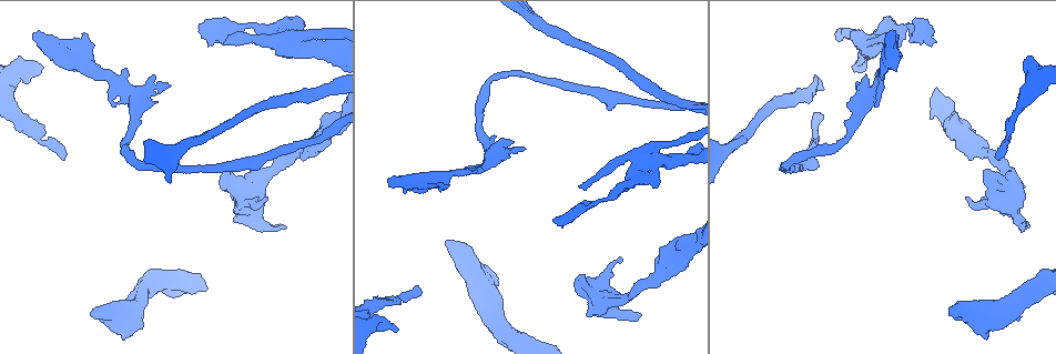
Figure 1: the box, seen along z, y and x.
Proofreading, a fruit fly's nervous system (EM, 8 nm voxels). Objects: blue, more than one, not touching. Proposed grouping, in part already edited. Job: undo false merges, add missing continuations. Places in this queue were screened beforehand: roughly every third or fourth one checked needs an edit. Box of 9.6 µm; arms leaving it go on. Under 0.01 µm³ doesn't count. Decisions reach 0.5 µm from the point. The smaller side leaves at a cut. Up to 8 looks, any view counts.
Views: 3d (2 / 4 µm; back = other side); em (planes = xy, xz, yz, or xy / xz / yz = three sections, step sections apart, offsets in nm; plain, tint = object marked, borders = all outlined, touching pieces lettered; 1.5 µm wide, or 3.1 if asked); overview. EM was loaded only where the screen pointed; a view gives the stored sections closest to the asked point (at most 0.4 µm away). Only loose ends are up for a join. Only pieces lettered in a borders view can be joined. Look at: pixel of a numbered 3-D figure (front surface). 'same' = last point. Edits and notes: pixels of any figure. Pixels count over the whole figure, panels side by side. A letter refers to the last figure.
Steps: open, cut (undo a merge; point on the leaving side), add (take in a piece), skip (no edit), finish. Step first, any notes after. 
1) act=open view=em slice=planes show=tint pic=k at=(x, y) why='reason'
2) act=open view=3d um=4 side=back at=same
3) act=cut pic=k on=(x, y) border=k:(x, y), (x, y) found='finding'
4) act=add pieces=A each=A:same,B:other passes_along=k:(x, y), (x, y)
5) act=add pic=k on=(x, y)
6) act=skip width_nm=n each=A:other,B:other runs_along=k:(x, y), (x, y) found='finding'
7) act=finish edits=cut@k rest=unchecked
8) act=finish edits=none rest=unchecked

act=open view=em slice=planes show=plain pic=1 at=(85, 34) why='free end'

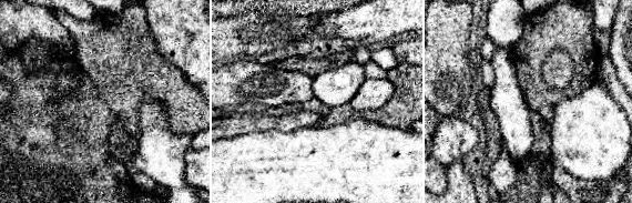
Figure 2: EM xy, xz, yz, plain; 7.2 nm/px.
act=open view=em slice=planes show=borders at=same why='what lies round it'

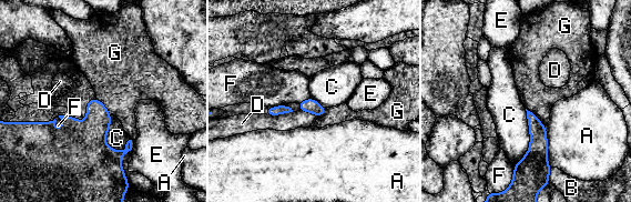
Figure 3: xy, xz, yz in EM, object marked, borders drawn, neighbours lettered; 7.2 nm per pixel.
act=skip each=A:other,B:other,C:other,D:other,E:other,F:other,G:other border=3:(526, 108), (543, 125) found='none of them fits'

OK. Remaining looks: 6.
act=open view=3d um=2 pic=1 at=(29, 73) why='calibre changes'

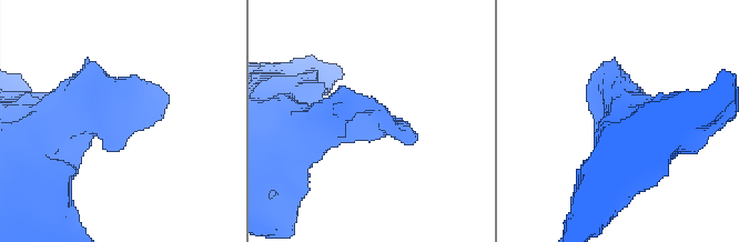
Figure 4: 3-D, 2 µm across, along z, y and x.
act=open view=em slice=yz step=8 show=tint pic=4 at=(374, 119)

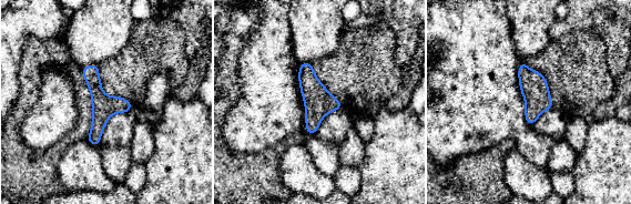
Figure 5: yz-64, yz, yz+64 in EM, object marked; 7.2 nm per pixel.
act=open view=em slice=planes show=borders at=same why='cut it another way'

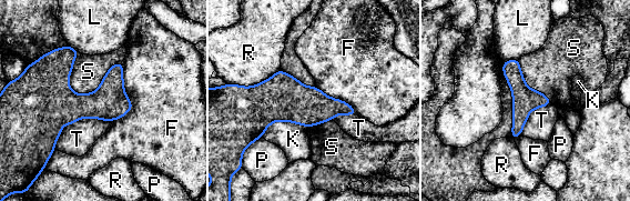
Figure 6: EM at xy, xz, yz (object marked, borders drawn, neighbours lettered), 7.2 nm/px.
act=skip width_nm=180 each=F:other,K:other,L:other,P:other,R:other,S:other,T:other border=6:(112, 120), (80, 118), (67, 127) found='one cell here'

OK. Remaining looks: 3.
act=open view=em slice=planes show=borders pic=1 at=(66, 157) why='an open end'

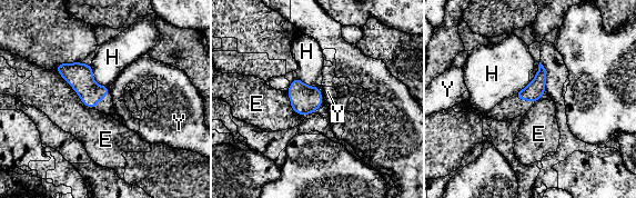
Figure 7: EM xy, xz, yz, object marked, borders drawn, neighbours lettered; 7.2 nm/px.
act=skip each=E:other,H:other,Y:other border=7:(54, 70), (60, 73), (84, 104) found='none of them fits'

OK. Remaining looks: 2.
act=open view=em slice=planes show=borders pic=1 at=(283, 229) why='an open end'

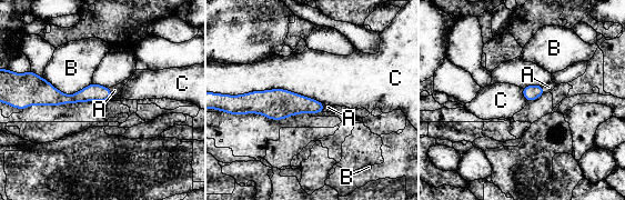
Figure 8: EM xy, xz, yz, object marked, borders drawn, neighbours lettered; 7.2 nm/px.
act=add pieces=A longest_contact=C:650nm each=A:same,B:other,C:other found='the cell continues'

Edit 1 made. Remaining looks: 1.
act=finish edits=add@8 rest=unchecked

